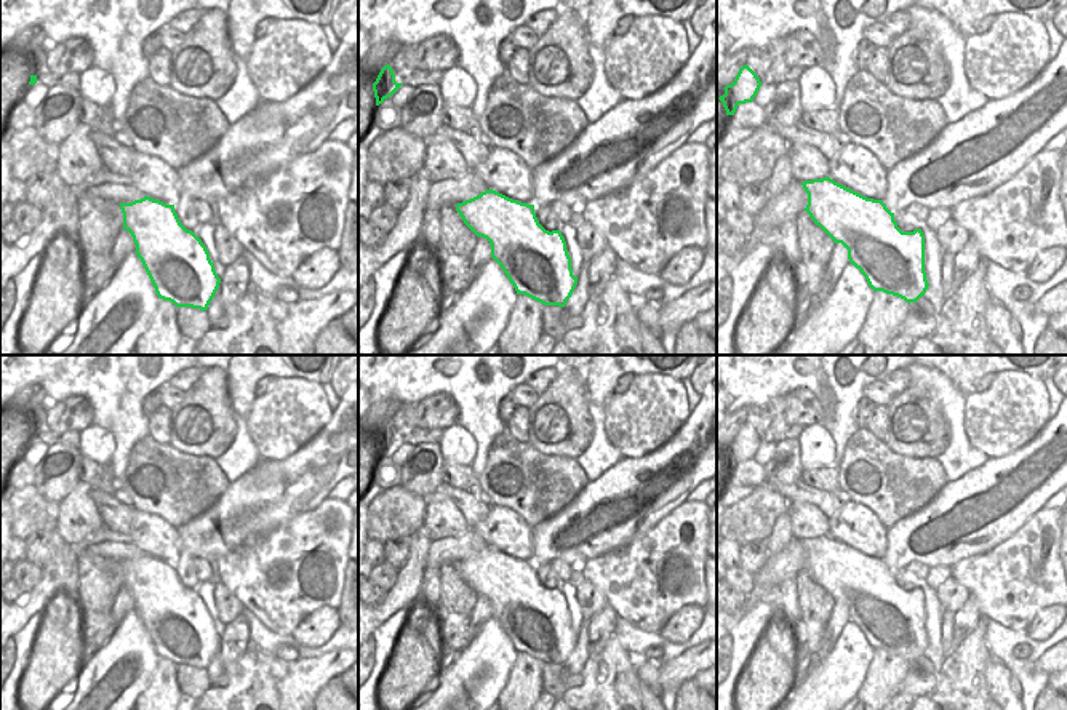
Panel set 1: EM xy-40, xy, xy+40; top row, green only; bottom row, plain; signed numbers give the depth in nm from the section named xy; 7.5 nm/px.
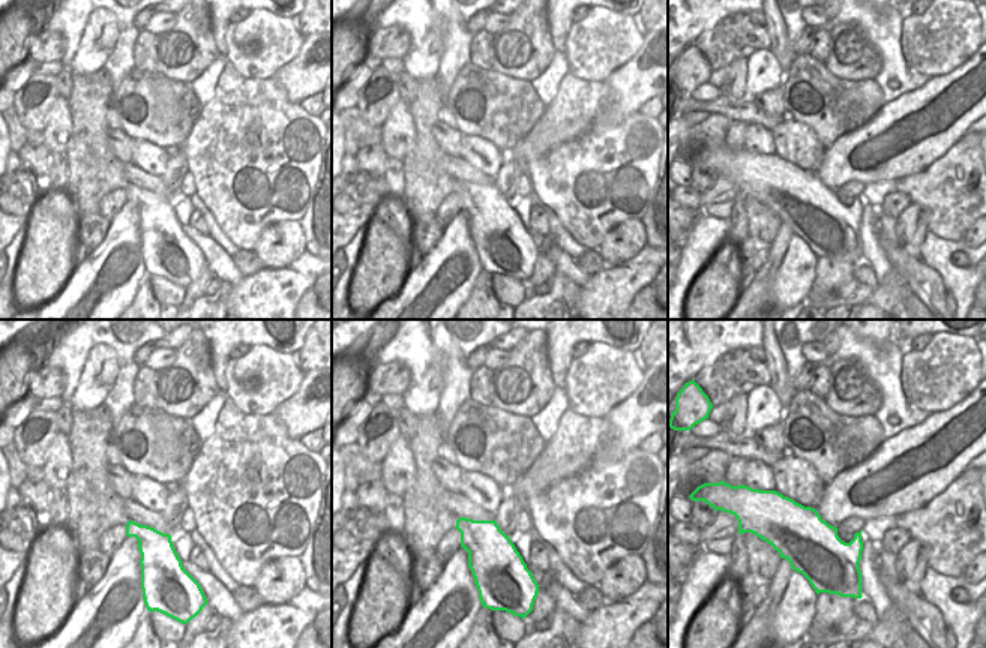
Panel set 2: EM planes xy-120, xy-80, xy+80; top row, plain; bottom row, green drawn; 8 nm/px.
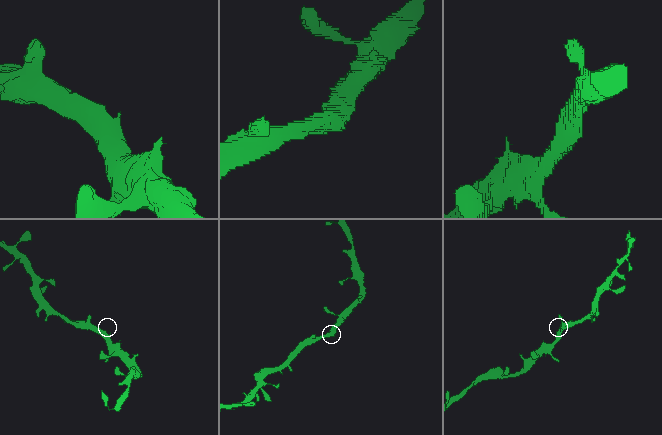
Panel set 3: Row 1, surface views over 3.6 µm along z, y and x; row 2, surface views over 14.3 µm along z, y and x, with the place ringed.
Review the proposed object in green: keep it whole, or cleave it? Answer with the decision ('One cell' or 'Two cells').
One cell

